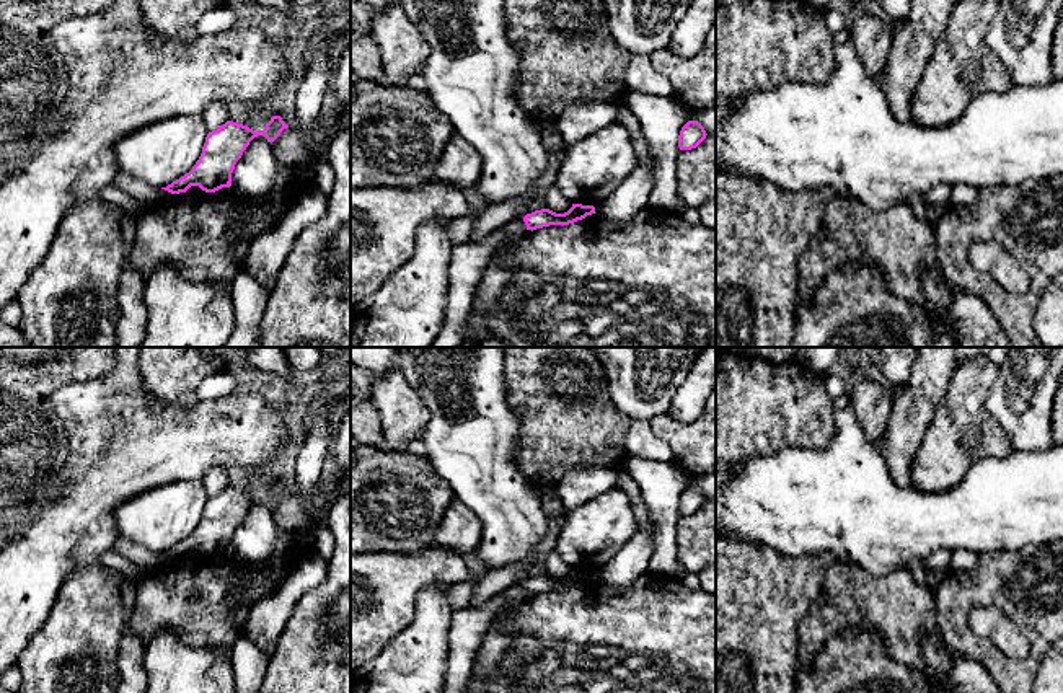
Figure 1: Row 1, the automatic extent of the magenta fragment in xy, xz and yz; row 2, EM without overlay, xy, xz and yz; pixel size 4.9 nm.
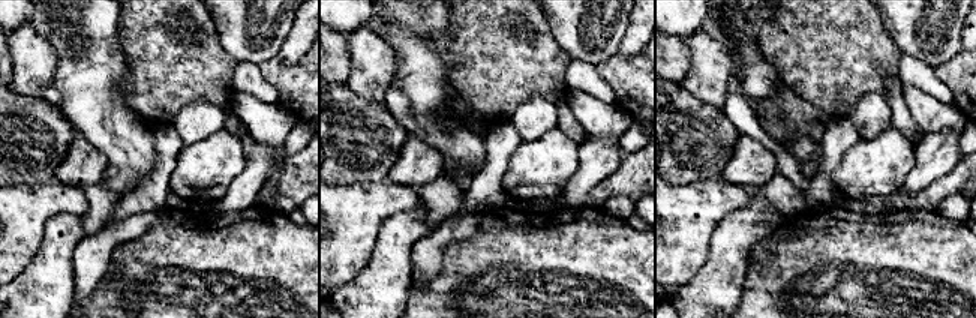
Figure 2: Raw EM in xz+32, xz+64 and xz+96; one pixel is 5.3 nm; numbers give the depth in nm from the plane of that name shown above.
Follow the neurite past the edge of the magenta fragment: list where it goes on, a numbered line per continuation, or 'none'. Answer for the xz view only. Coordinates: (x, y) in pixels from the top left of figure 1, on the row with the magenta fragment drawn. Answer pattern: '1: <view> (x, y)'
1: xz (468, 260)

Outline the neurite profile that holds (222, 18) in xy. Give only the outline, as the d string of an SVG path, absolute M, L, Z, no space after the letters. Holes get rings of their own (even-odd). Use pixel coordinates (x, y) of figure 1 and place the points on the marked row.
M222 5L204 13L196 28L199 36L214 36L225 33L236 24L238 24L236 10L228 5Z

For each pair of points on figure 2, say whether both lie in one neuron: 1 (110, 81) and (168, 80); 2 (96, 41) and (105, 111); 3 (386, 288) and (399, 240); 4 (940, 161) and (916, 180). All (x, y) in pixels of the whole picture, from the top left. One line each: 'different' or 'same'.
1: different
2: same
3: same
4: same

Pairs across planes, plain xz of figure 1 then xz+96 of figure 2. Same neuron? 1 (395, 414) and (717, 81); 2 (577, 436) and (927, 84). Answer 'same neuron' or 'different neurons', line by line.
1: same neuron
2: different neurons

